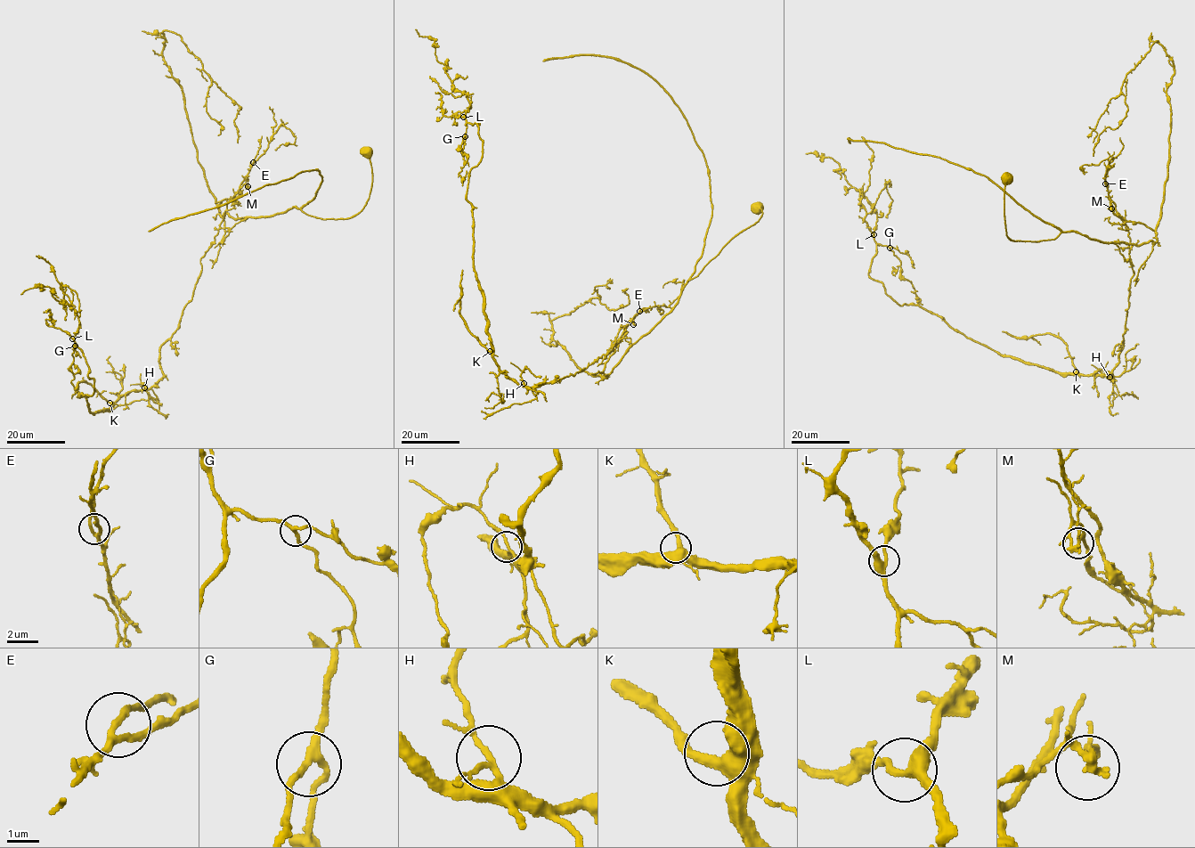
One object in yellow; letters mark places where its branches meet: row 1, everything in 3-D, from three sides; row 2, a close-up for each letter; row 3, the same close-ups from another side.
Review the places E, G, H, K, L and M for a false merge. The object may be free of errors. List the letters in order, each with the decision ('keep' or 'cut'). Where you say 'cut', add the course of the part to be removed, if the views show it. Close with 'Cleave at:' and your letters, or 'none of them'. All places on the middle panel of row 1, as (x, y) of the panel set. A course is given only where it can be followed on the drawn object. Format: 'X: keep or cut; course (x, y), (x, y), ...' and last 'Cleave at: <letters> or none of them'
E: keep
G: keep
H: keep
K: keep
L: keep
M: cut; course (633, 324), (560, 381), (519, 386), (499, 370), (466, 199), (478, 123), (415, 29)
Cleave at: M

